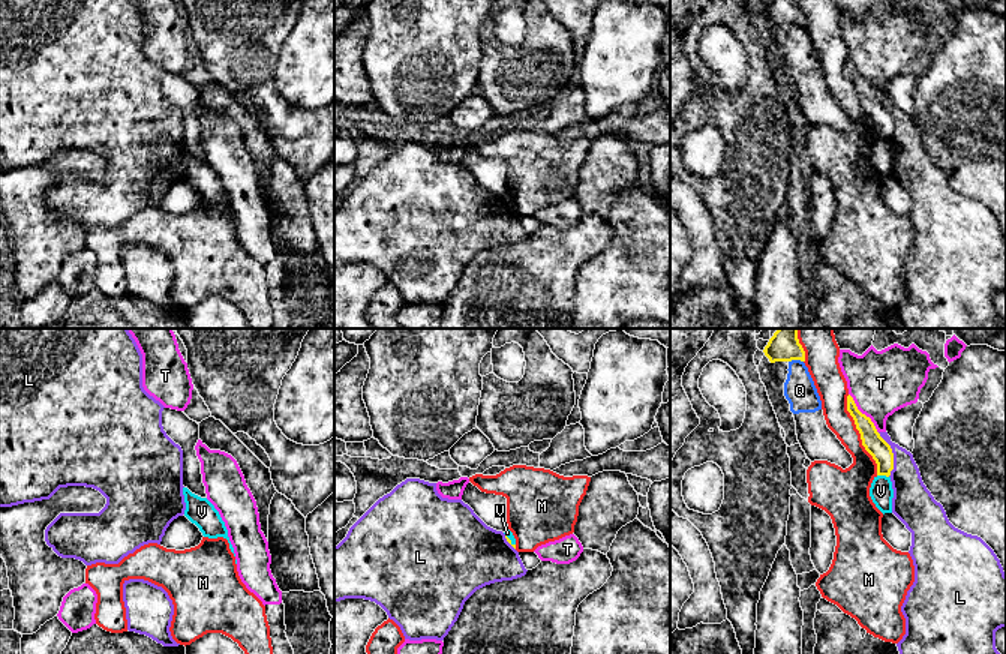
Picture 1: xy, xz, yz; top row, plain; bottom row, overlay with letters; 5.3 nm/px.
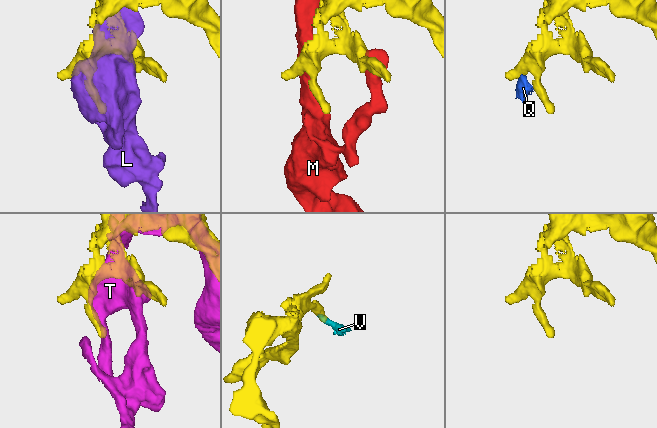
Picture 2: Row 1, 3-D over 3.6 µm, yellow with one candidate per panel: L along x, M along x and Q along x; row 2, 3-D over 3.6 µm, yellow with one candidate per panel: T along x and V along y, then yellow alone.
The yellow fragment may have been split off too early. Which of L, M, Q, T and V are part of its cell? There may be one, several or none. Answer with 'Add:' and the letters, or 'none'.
Add: none

